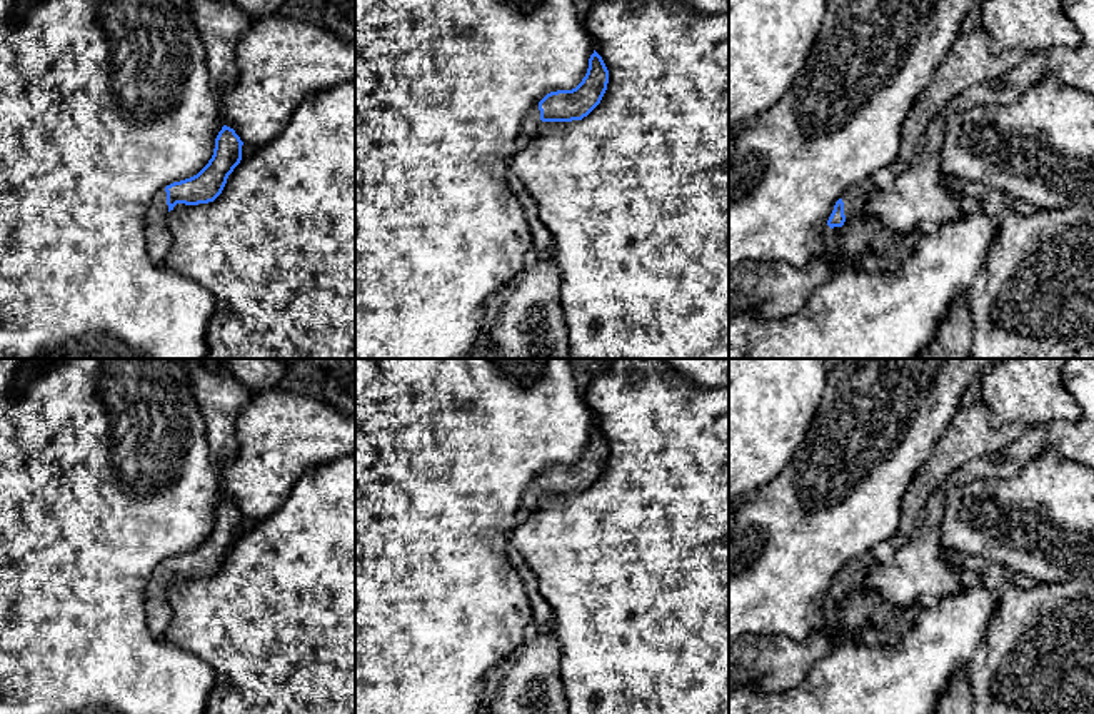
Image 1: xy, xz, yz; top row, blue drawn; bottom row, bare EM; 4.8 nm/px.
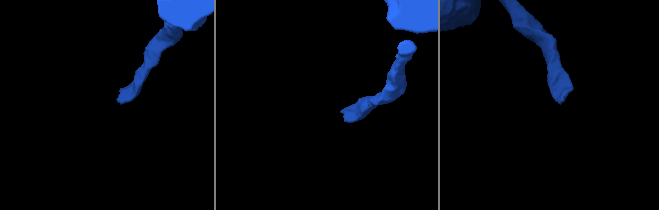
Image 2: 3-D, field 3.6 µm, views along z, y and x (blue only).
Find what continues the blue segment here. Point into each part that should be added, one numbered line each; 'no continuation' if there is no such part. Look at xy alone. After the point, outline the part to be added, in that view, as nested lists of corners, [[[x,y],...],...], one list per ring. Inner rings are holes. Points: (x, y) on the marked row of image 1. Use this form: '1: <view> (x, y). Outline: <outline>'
1: xy (157, 232). Outline: [[[165,189],[158,190],[145,212],[145,240],[153,264],[163,265],[165,255],[172,247],[168,227],[168,205]]]

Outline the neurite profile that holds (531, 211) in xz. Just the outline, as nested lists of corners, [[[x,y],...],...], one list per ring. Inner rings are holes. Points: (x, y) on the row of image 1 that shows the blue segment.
[[[510,170],[507,172],[507,185],[512,190],[512,194],[519,199],[524,209],[524,217],[530,225],[534,239],[532,249],[537,252],[545,252],[552,247],[552,235],[540,219],[535,199],[529,194],[524,184]]]

